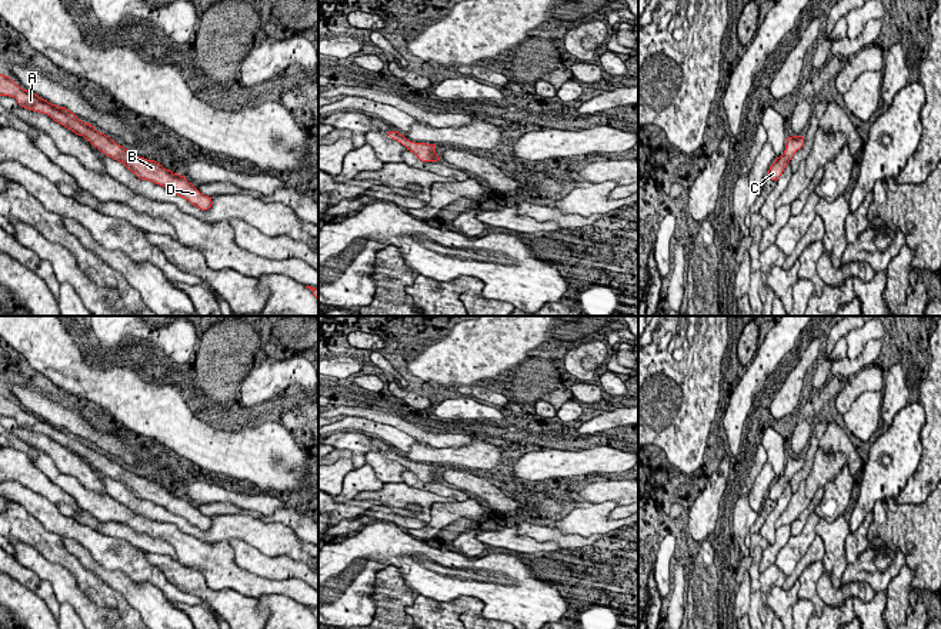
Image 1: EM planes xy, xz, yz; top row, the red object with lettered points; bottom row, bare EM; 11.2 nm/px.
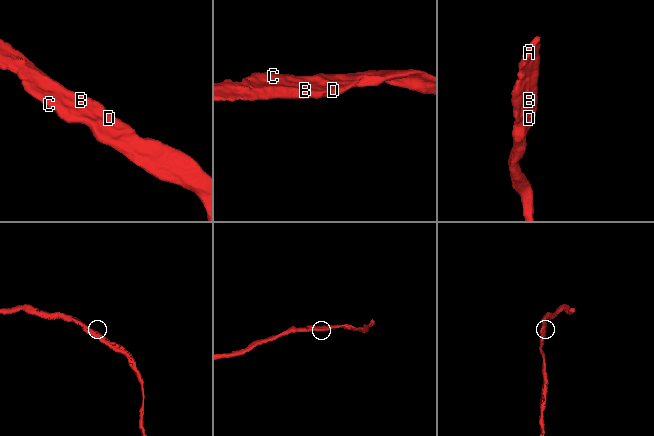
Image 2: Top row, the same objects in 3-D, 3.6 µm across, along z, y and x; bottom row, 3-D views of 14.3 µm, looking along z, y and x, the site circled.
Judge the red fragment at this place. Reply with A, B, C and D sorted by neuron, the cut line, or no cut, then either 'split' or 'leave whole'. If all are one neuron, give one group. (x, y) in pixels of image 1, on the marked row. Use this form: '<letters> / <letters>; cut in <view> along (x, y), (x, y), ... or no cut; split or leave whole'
A B C D; no cut; leave whole

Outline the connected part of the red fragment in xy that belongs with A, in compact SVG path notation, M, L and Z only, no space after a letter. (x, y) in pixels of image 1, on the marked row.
M0 74L0 96L14 97L21 107L50 116L59 124L67 127L79 136L83 136L106 156L110 156L114 160L123 163L139 179L160 184L173 194L184 197L193 206L201 210L211 207L211 197L200 193L191 183L186 180L184 176L164 169L154 160L147 160L129 152L104 133L99 133L94 126L79 120L77 116L66 107L59 107L39 97L30 90L23 90L19 84L16 84L10 77L4 74Z

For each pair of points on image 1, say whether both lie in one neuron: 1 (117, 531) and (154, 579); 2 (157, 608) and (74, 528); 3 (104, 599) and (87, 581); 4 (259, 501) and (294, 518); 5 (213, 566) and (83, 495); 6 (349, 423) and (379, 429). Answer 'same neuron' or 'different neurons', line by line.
1: different neurons
2: different neurons
3: same neuron
4: different neurons
5: same neuron
6: same neuron

